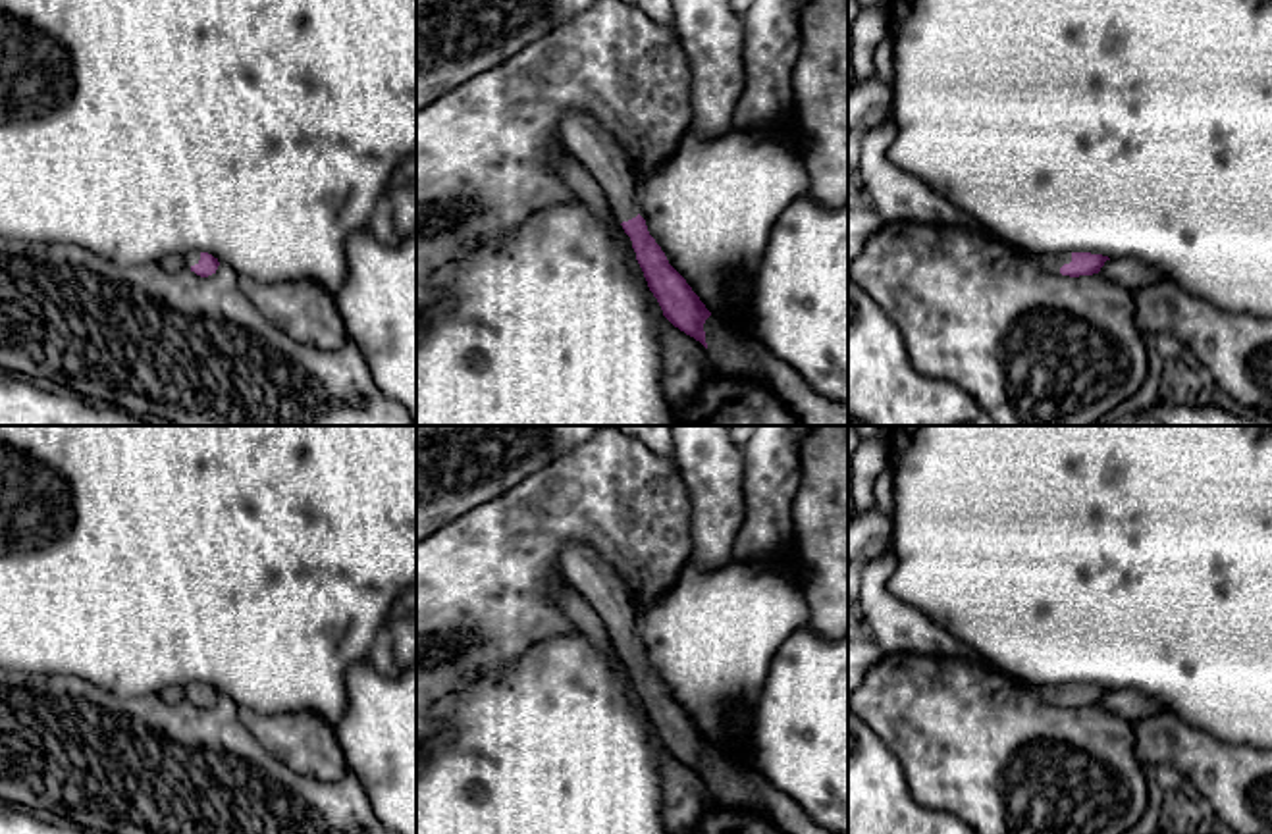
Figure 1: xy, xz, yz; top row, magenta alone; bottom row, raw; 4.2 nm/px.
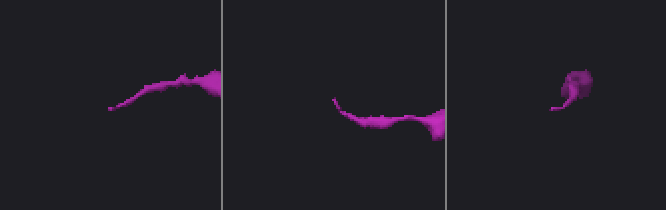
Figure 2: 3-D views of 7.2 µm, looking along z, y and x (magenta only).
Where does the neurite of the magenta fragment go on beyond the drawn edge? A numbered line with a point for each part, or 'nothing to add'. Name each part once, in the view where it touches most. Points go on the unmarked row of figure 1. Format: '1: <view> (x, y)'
1: yz (1051, 694)

